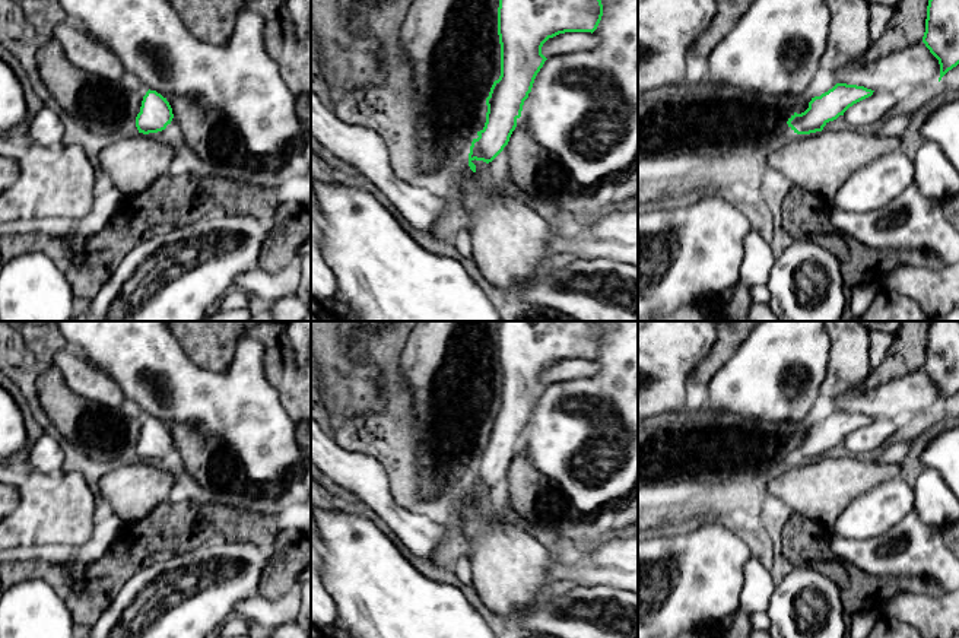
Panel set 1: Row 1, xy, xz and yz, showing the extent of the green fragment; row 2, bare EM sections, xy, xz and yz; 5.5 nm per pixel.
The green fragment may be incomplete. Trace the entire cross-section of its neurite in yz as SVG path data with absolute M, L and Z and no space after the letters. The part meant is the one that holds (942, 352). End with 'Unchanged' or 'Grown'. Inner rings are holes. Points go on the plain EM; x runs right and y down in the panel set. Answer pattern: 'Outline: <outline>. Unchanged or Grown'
Outline: M931 321L923 369L939 387L940 409L959 391L959 321Z. Unchanged

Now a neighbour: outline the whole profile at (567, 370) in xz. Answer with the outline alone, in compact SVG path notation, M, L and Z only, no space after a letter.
M565 359L549 365L542 374L542 381L550 385L559 381L587 378L596 375L598 369L600 365L591 359Z

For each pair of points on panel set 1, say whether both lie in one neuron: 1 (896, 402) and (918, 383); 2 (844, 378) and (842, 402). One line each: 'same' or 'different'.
1: same
2: different

